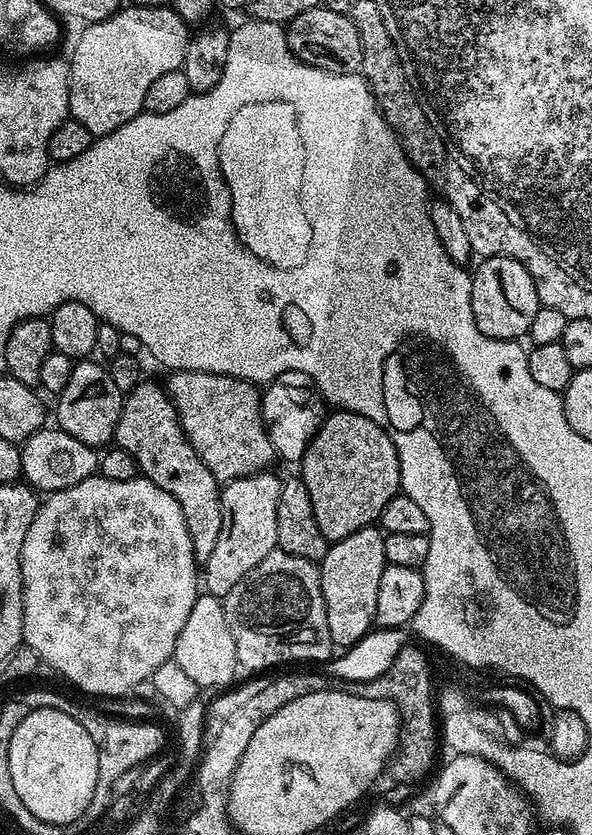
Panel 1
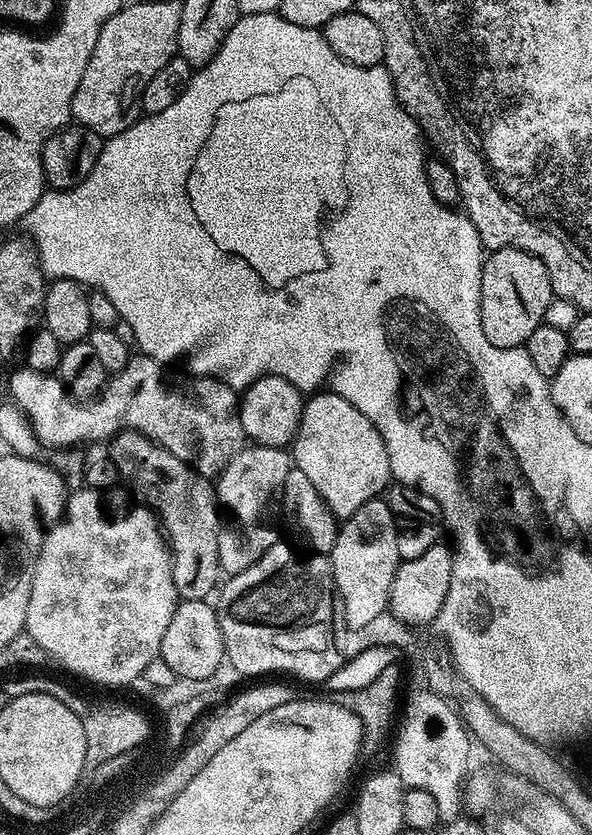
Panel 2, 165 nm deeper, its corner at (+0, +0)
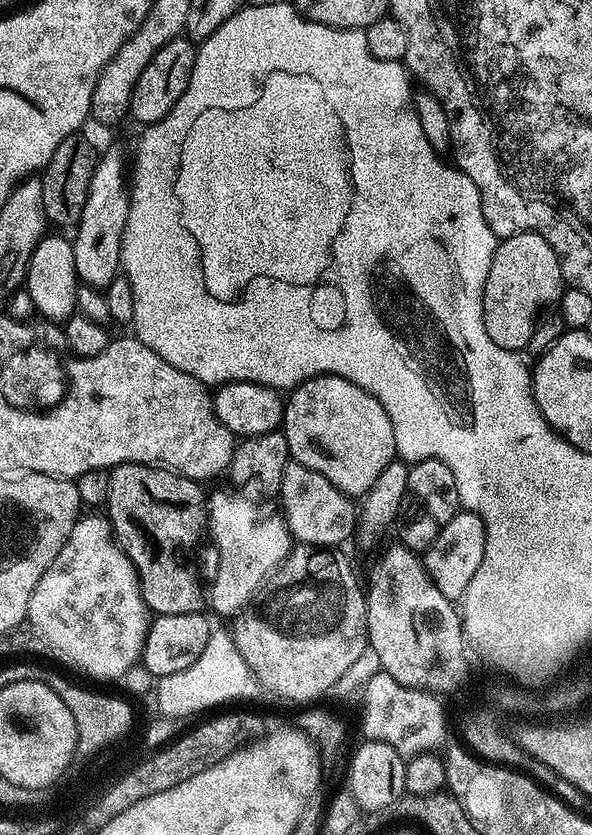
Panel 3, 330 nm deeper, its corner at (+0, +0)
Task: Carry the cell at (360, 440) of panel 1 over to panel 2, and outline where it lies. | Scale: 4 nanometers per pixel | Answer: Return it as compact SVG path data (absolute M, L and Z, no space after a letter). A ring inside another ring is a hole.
M317 390L305 399L300 425L290 445L290 455L295 468L302 470L302 474L310 478L314 490L322 494L322 502L330 506L340 522L348 520L350 514L354 514L354 510L361 506L366 506L366 502L377 499L392 480L386 442L382 442L382 434L378 434L374 422L366 414L362 414L362 410L350 406L346 398L327 390Z

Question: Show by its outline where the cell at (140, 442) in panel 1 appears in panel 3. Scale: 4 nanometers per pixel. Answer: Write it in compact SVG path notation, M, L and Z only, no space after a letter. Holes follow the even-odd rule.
M118 464L109 471L108 477L110 494L106 516L112 525L116 543L130 558L136 575L140 577L140 593L149 613L165 616L201 611L206 604L206 588L200 585L202 572L198 567L196 551L201 547L200 539L206 536L206 492L204 496L200 489L203 487L180 472L154 464Z

